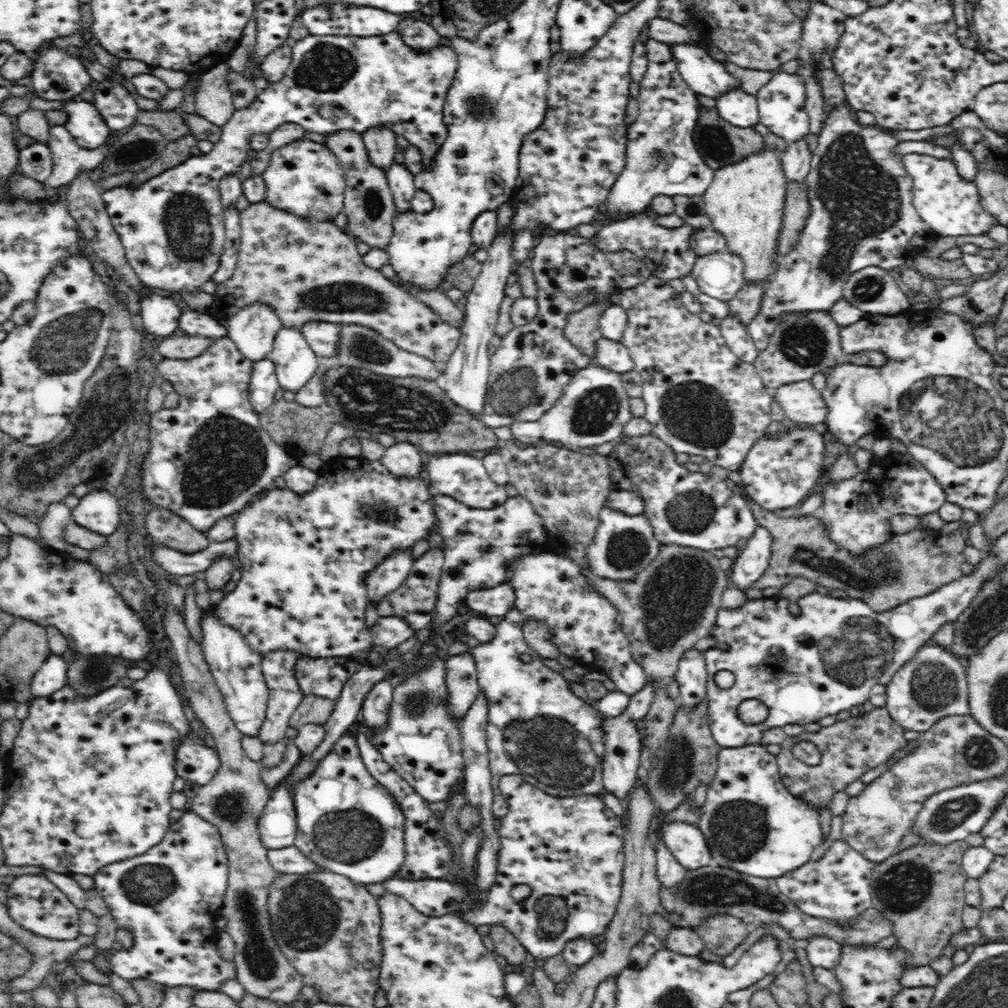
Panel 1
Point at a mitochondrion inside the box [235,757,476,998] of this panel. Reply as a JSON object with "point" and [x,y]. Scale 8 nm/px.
{"point":[308,915]}

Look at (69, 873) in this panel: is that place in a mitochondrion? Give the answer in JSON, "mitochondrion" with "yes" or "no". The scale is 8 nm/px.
{"mitochondrion":"no"}

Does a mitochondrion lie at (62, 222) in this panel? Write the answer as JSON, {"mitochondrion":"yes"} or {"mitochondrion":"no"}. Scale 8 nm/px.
{"mitochondrion":"no"}

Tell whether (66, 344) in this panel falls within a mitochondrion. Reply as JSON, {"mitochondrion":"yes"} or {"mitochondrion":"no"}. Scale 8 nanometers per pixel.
{"mitochondrion":"yes"}

